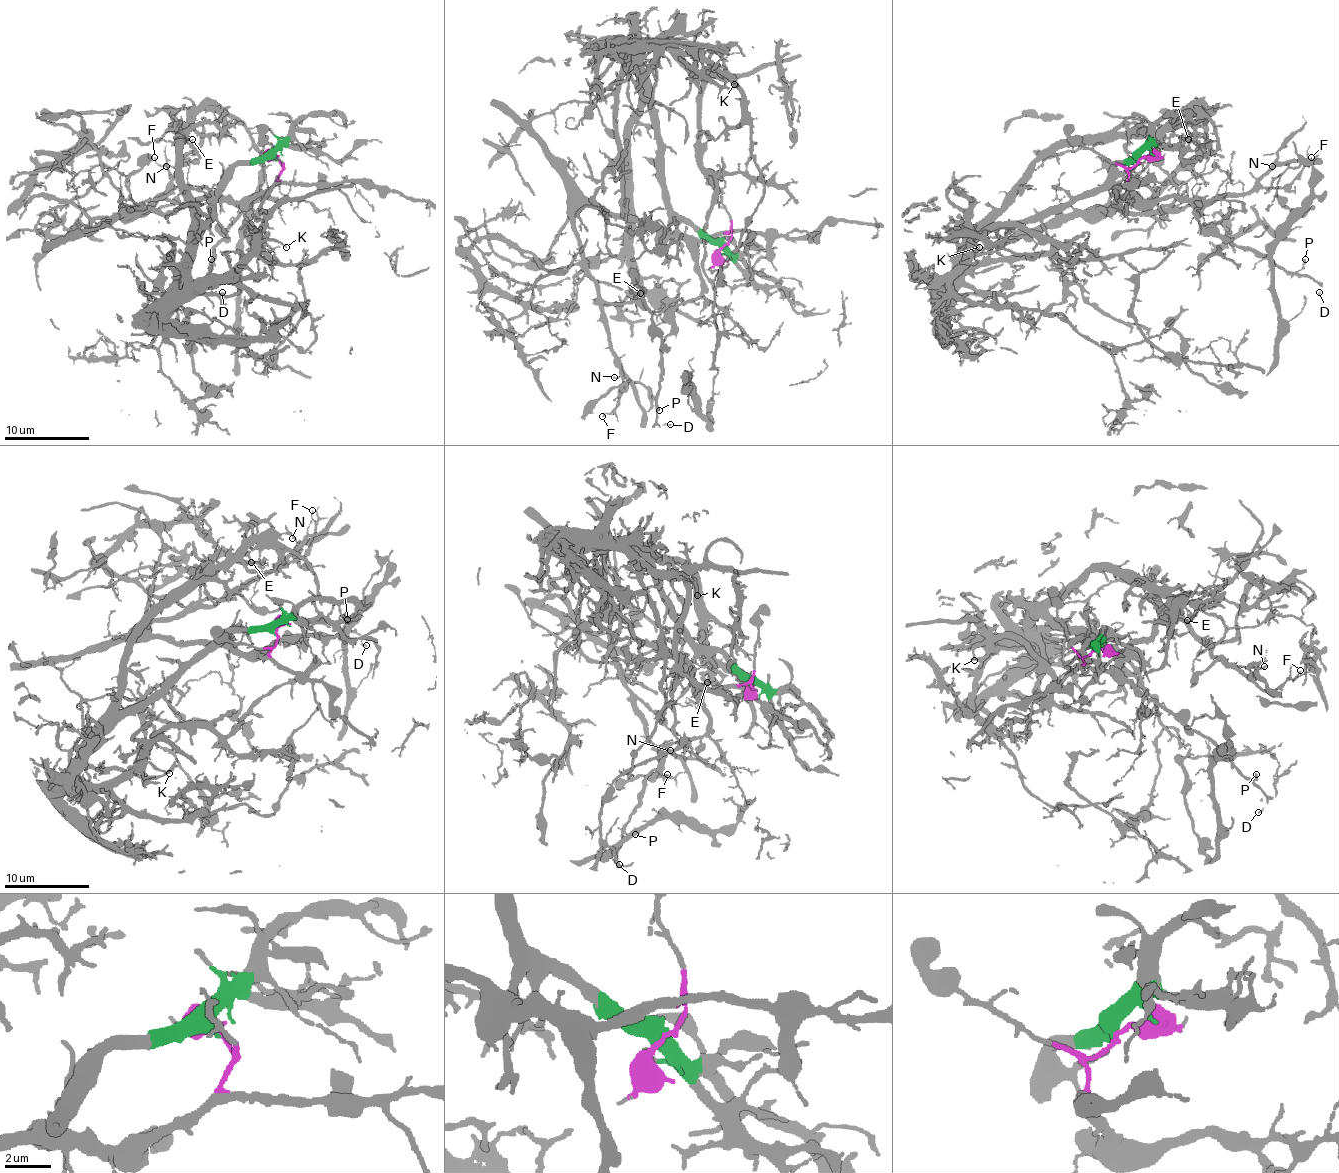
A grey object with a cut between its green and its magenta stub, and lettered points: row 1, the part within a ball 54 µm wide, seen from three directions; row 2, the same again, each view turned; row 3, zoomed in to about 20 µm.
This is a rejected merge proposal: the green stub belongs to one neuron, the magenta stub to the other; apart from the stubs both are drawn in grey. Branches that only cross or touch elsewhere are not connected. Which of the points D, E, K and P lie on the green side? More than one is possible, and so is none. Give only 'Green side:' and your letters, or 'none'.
Green side: E, K

